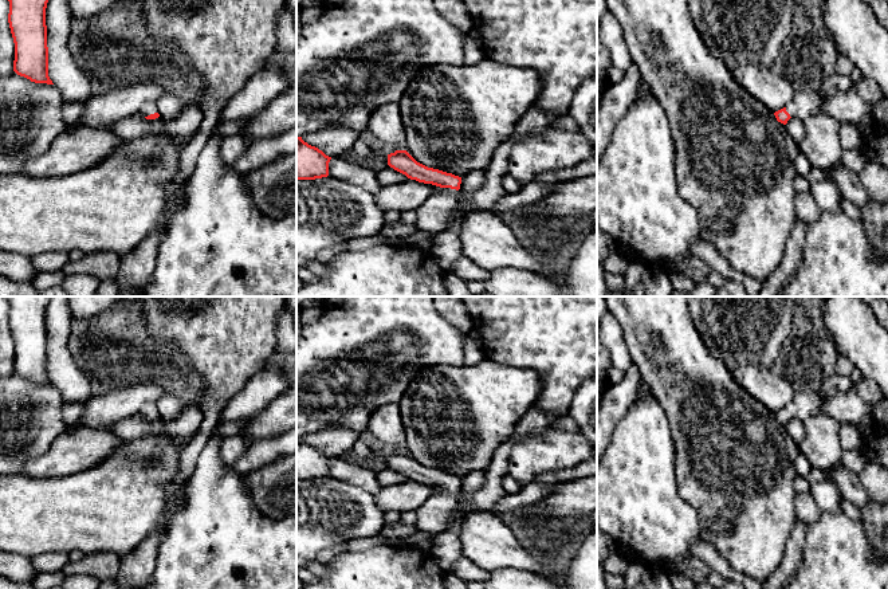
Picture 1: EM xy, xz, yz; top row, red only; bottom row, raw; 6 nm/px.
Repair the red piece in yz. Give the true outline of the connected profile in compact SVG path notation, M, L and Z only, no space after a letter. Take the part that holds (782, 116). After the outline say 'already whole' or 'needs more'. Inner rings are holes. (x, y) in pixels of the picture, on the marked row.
M838 74L830 75L824 81L821 89L814 93L795 93L793 101L786 107L774 113L778 122L786 125L790 118L806 119L810 115L822 113L826 98L856 87L850 76Z | needs more

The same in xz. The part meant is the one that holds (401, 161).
M396 150L388 154L388 165L410 180L441 188L440 193L432 195L416 209L416 225L420 231L436 235L443 232L453 207L459 201L457 191L460 189L461 177L428 168L417 162L406 150Z | needs more

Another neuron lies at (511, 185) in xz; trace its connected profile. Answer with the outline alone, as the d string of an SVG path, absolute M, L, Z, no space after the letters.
M507 173L502 178L502 185L503 185L503 189L506 191L506 193L515 193L522 188L523 184Z

